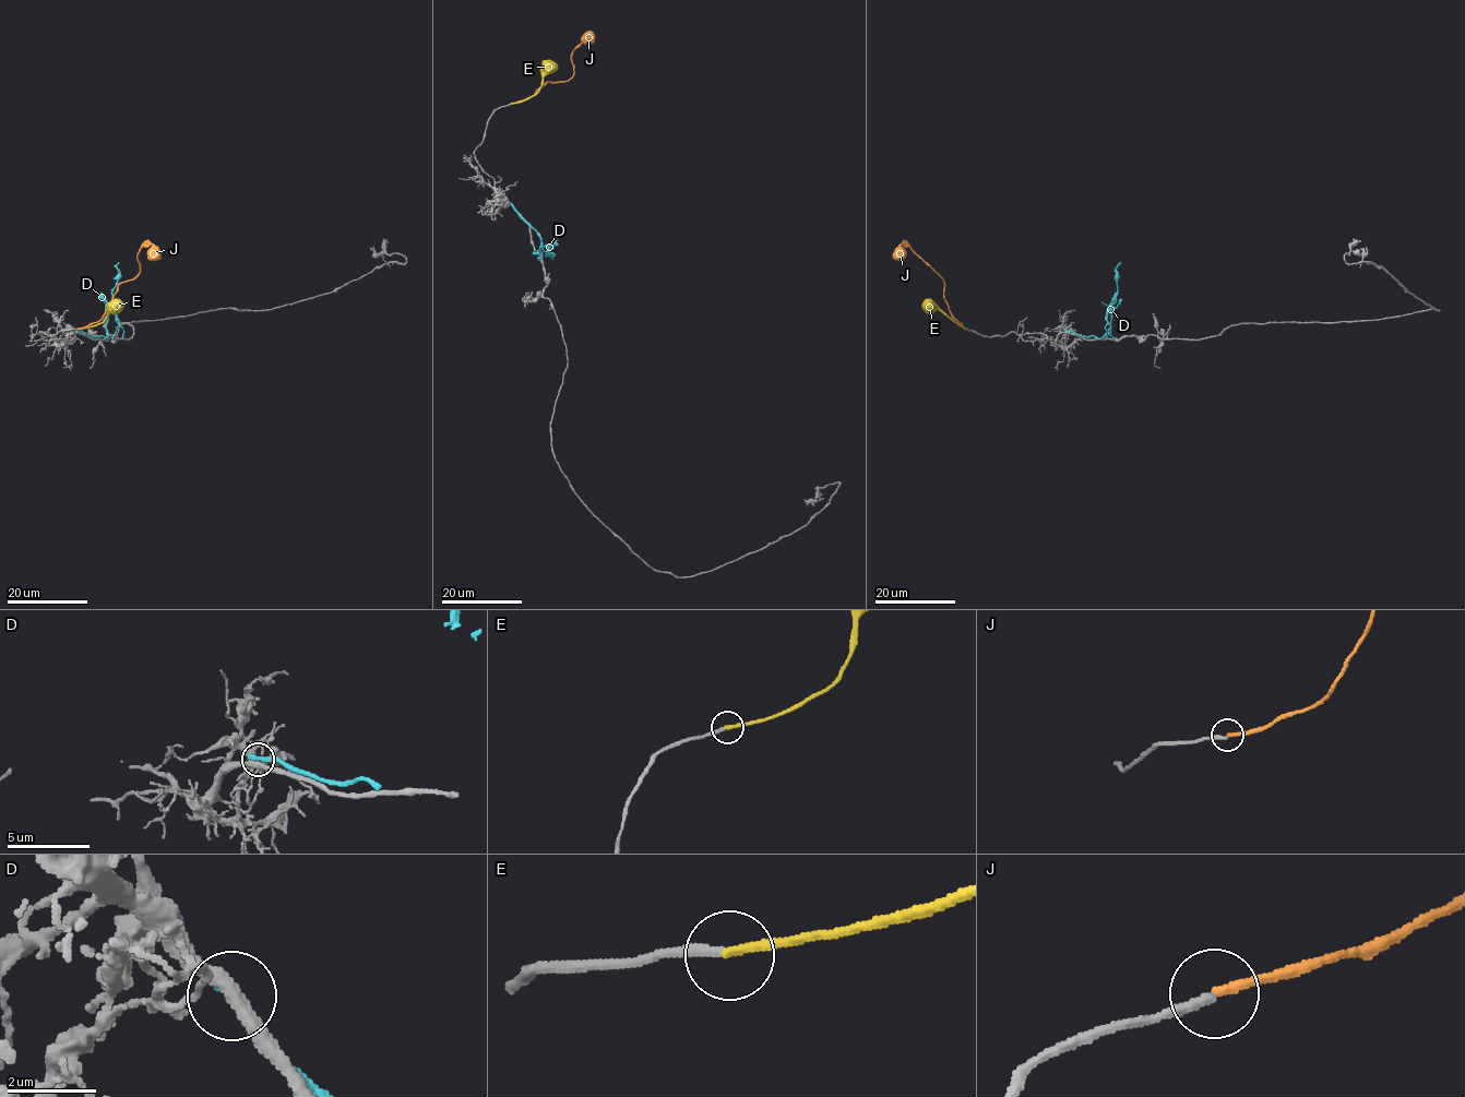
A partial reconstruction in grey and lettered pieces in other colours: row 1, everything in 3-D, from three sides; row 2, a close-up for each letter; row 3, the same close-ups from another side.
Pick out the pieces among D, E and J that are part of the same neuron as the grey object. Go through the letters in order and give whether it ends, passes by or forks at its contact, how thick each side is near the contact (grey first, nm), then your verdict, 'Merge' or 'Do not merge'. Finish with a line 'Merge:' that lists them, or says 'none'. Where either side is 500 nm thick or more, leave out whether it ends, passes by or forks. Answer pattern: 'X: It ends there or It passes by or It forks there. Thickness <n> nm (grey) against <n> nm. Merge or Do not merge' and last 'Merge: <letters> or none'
D: It ends there. Thickness 280 nm (grey) against 400 nm. Do not merge
E: It ends there. Thickness 240 nm (grey) against 220 nm. Do not merge
J: It ends there. Thickness 240 nm (grey) against 220 nm. Merge
Merge: J

